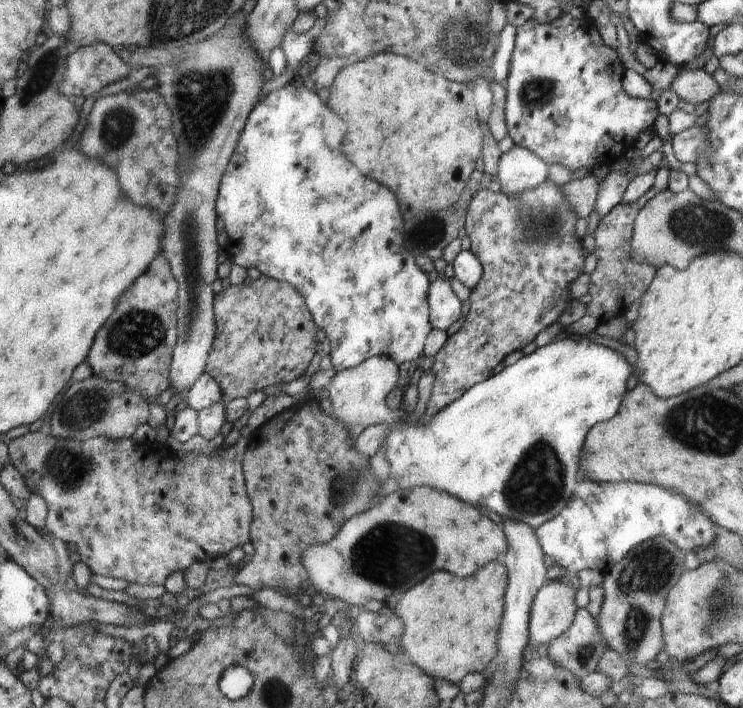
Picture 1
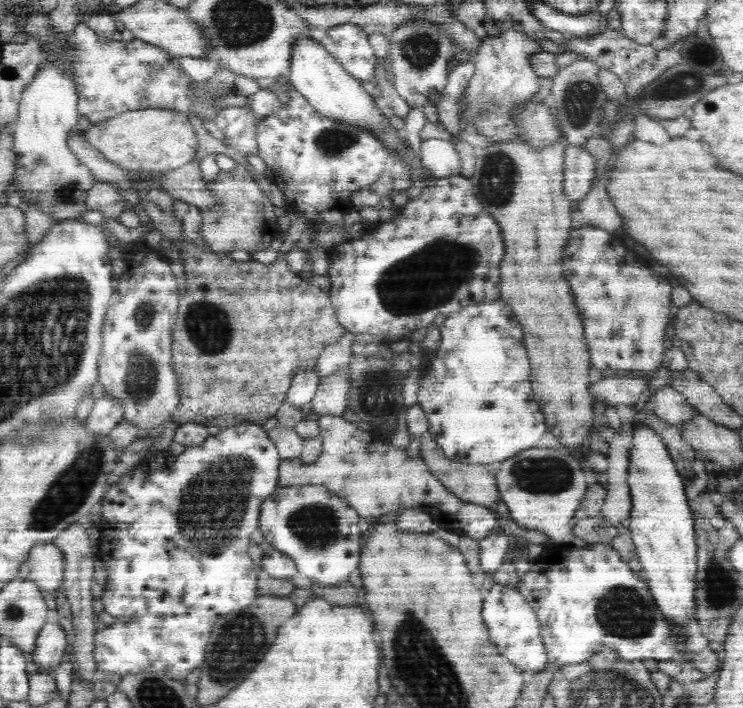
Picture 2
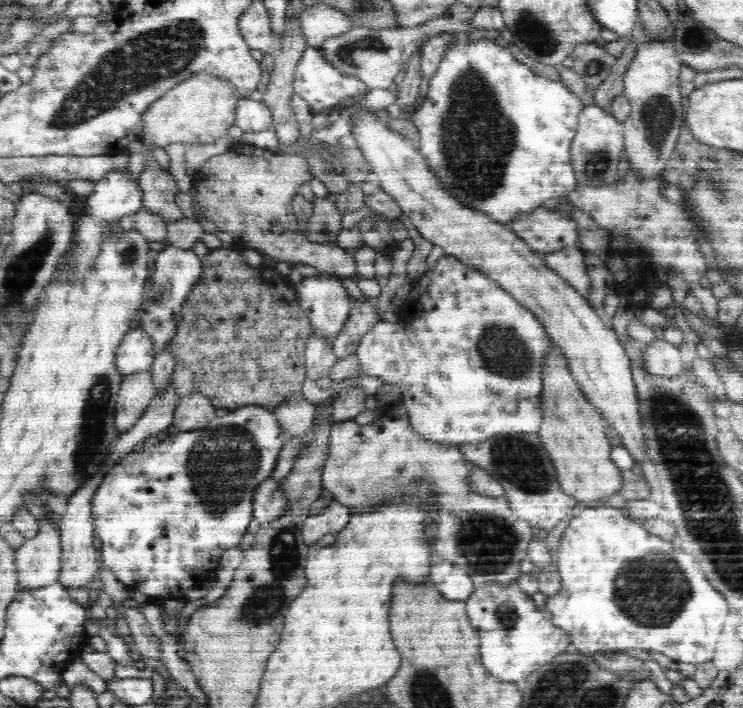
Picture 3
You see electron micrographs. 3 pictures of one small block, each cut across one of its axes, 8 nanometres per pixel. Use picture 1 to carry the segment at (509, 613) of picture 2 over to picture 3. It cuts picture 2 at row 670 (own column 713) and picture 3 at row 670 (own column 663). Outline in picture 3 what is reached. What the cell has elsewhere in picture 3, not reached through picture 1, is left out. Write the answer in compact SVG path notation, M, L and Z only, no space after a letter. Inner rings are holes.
M518 586L476 587L466 600L466 612L480 634L482 662L490 674L498 674L498 680L524 680L556 656L564 654L571 644L568 632L552 623L546 609L536 607L534 600Z

